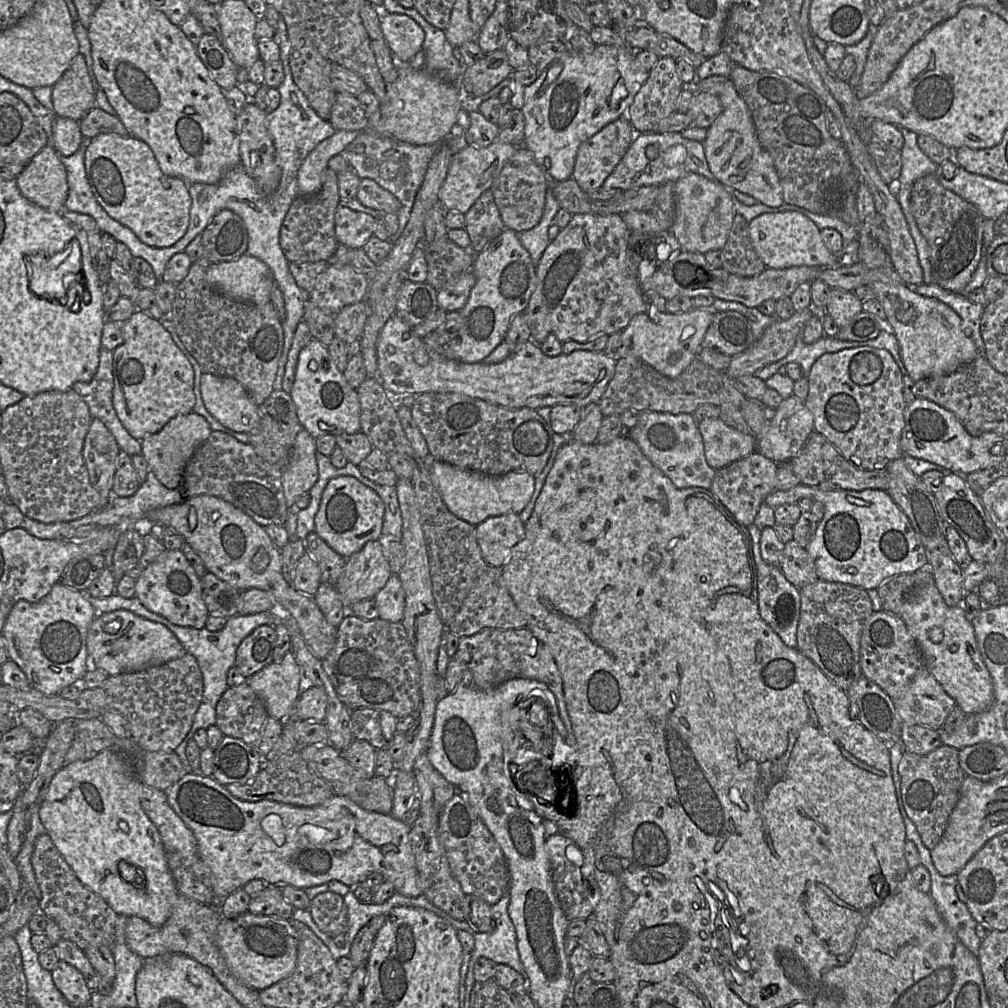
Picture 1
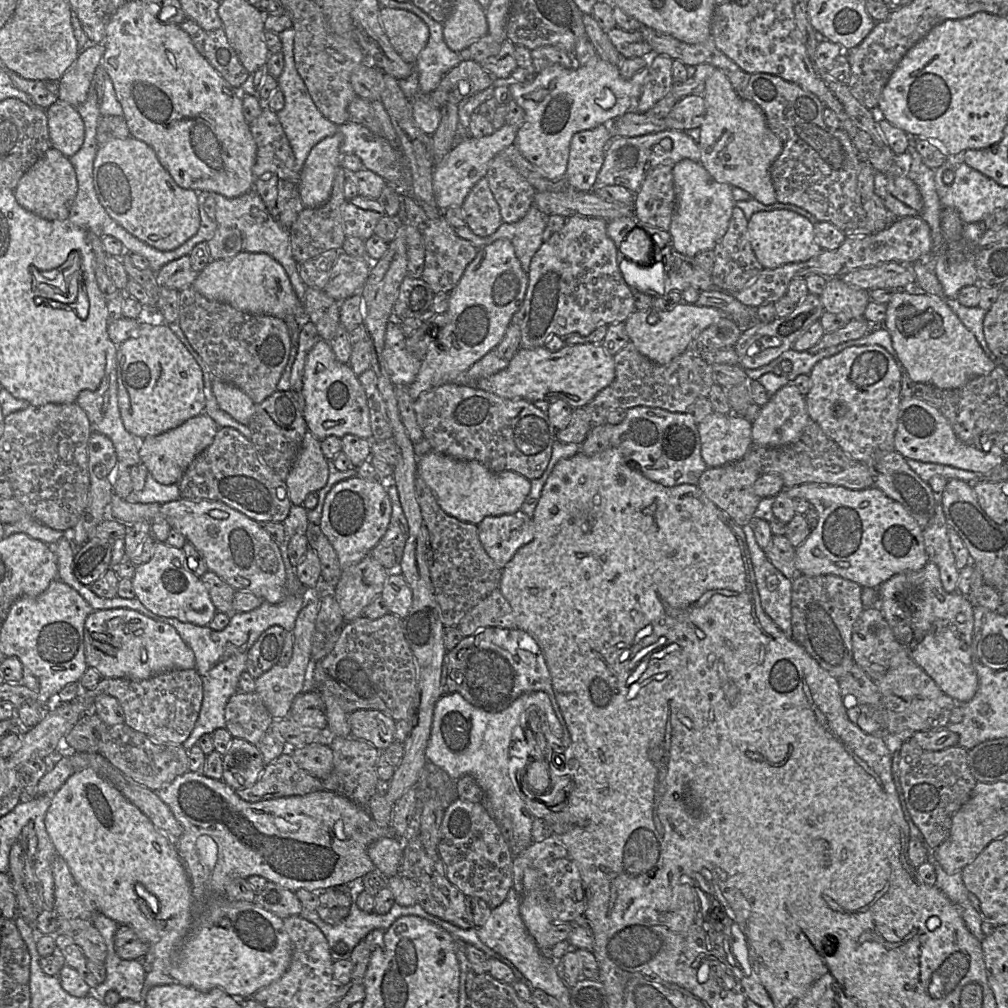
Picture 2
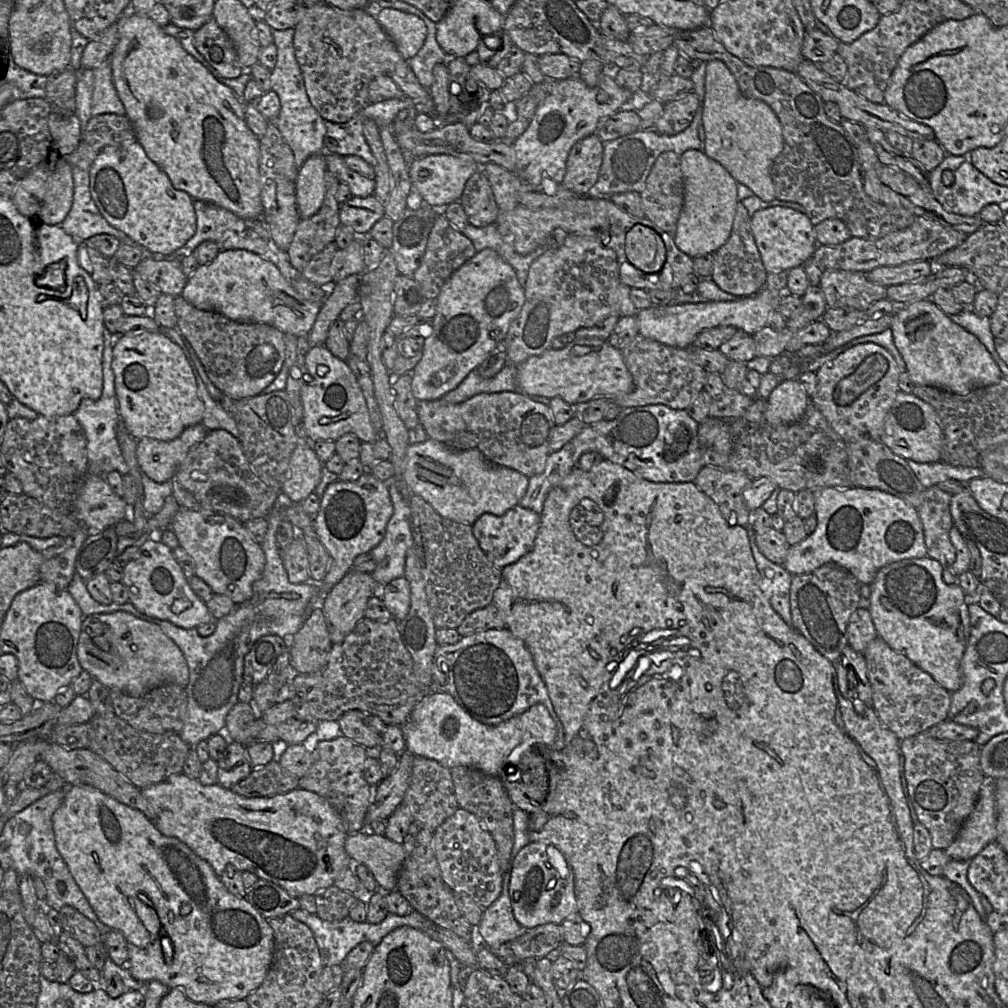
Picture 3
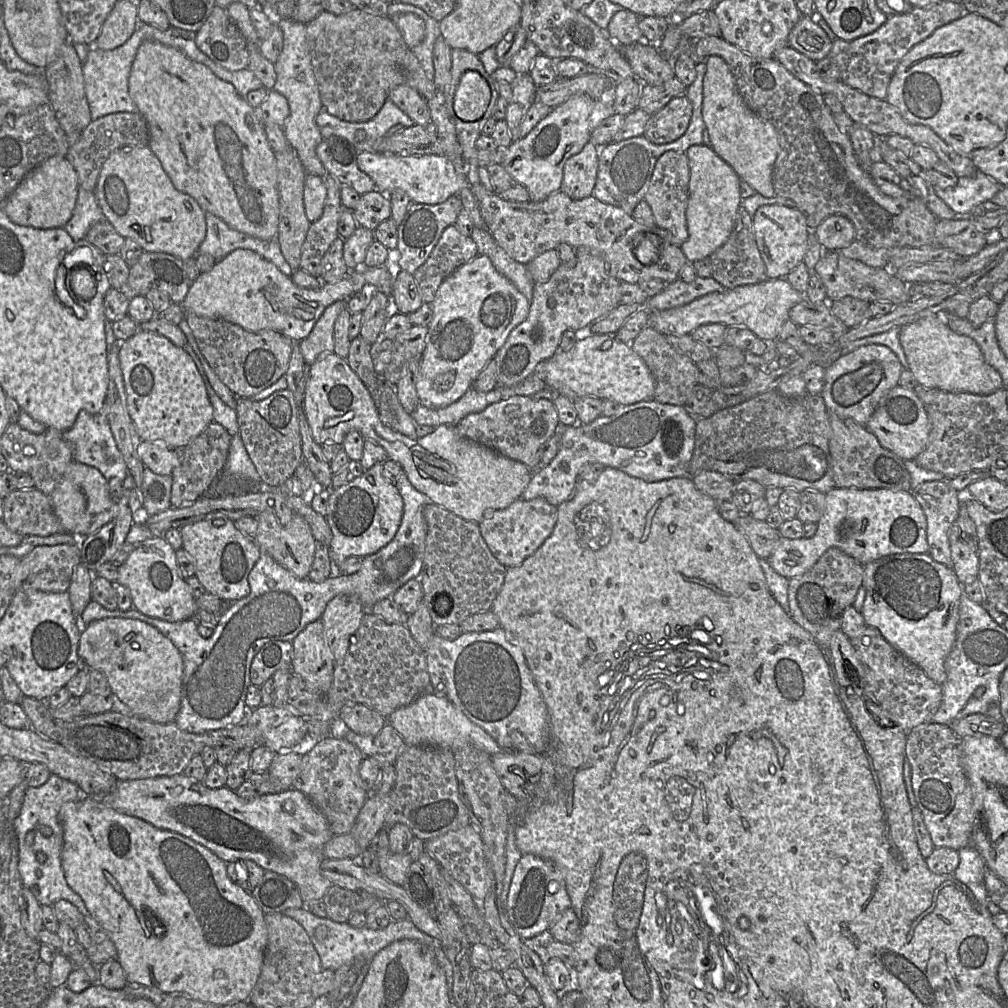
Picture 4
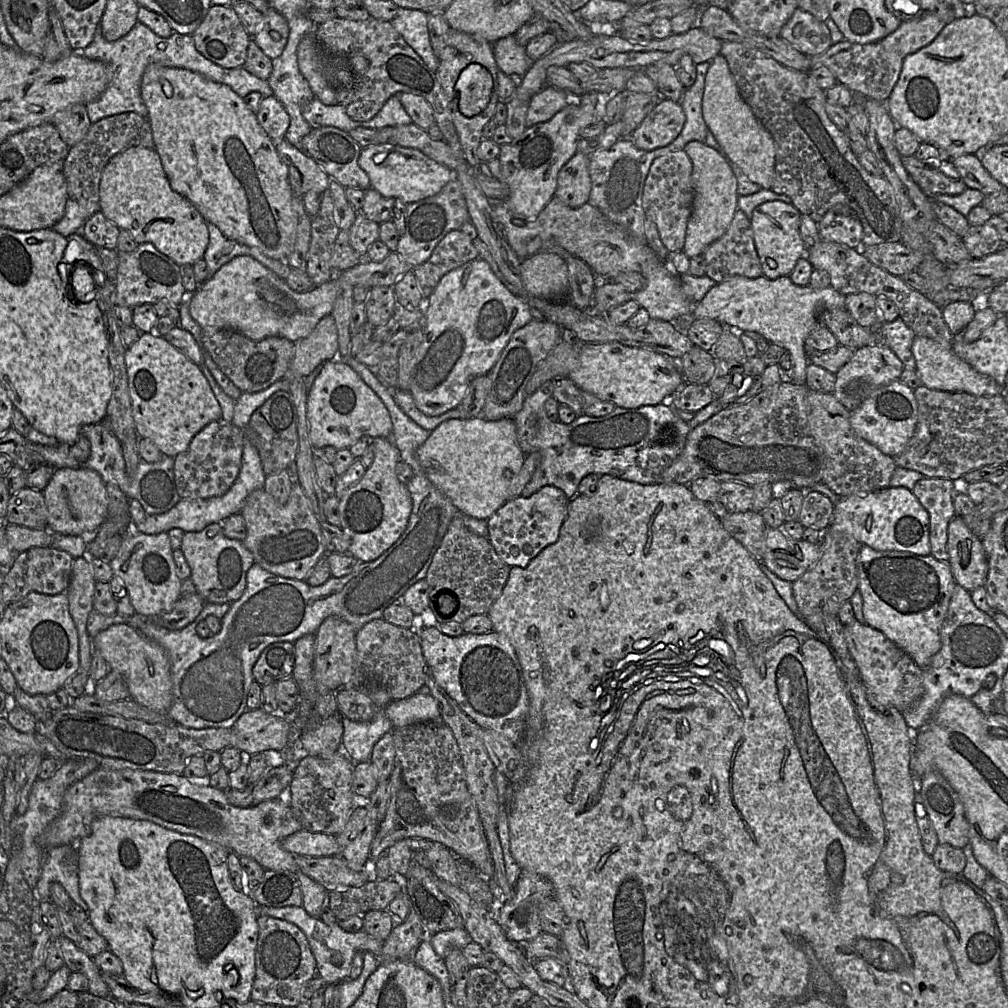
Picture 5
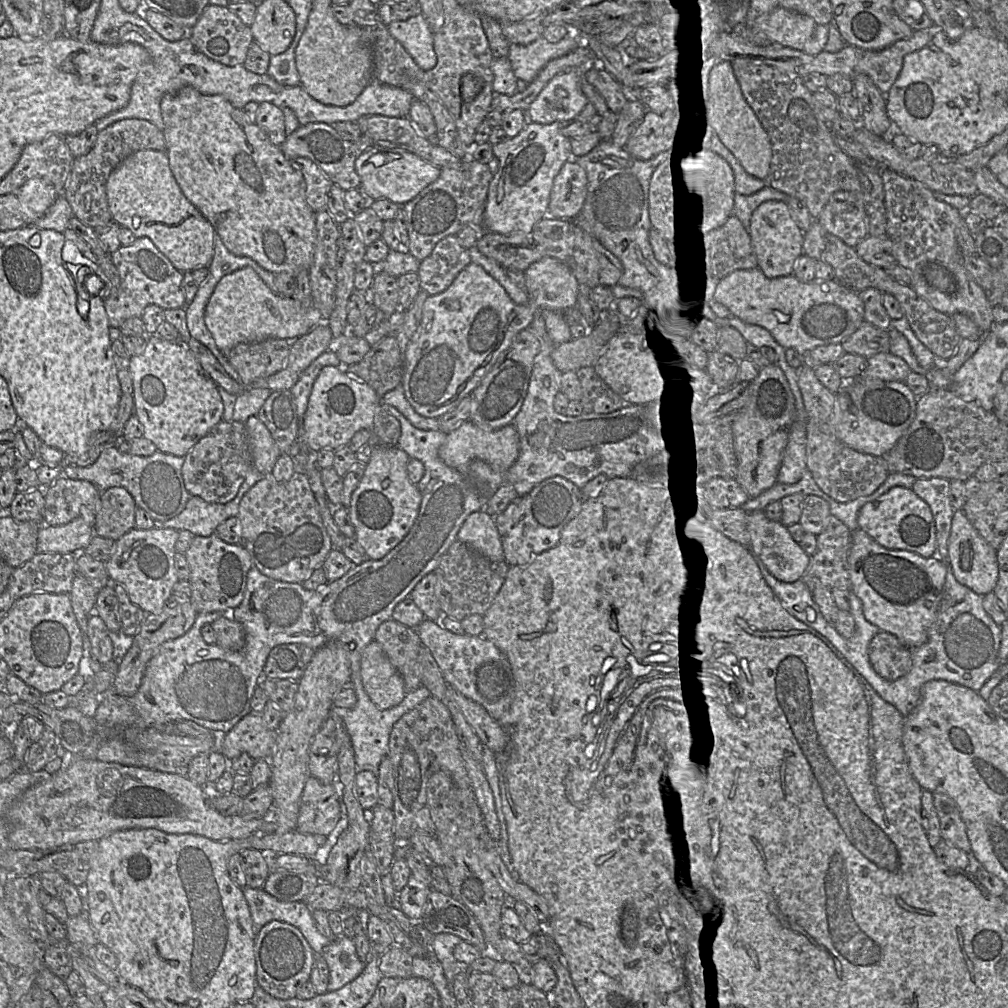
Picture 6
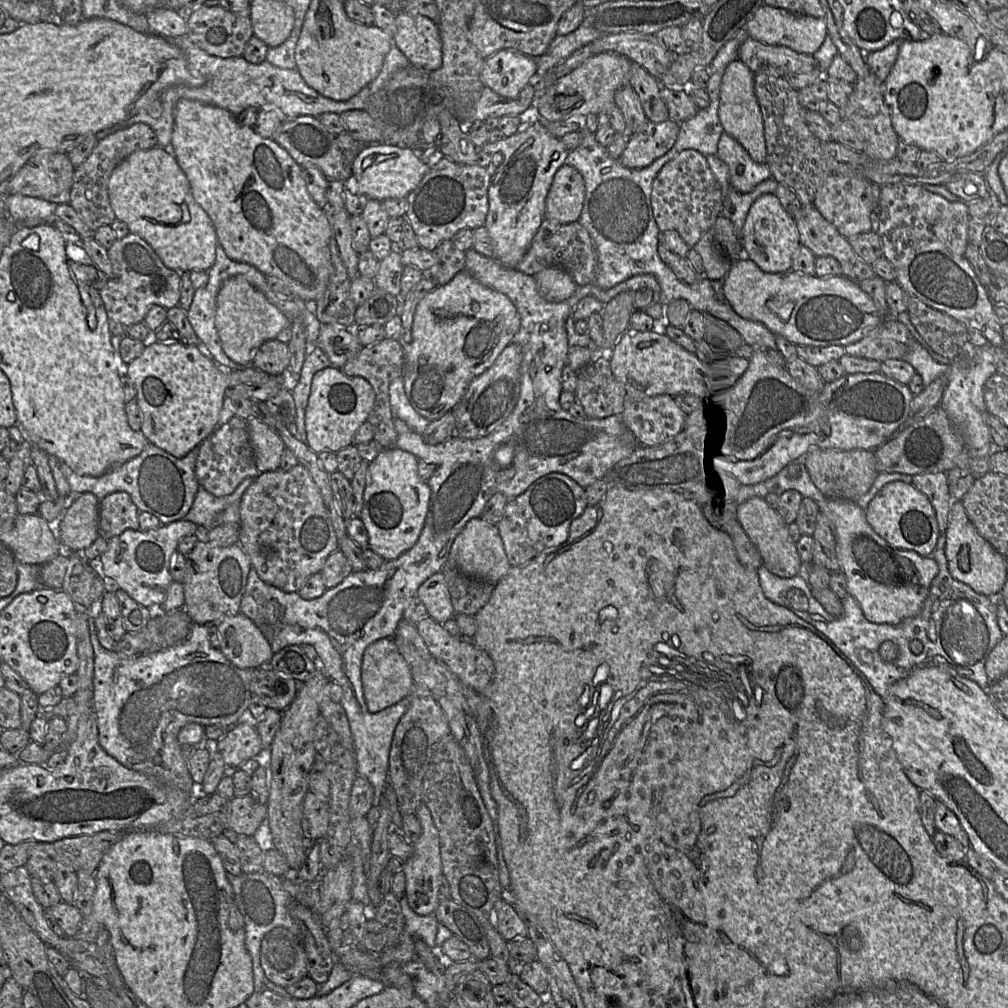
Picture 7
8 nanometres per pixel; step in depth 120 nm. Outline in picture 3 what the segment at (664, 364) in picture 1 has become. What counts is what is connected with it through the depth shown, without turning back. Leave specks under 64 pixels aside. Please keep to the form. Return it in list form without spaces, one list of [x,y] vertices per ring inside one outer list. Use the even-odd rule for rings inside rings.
[[[762,288],[752,296],[741,297],[734,301],[711,301],[701,303],[685,303],[661,307],[649,307],[637,311],[639,335],[653,339],[664,345],[675,348],[687,348],[693,345],[695,338],[703,331],[718,326],[733,326],[753,335],[767,326],[770,312],[777,310],[783,293]]]

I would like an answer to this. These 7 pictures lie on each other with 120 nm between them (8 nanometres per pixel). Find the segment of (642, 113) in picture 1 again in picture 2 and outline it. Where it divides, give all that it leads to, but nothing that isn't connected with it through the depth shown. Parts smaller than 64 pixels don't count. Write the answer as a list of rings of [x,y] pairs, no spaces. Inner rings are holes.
[[[667,54],[652,55],[649,57],[649,74],[637,101],[638,112],[647,112],[659,100],[670,93],[674,83],[672,64],[673,59]]]

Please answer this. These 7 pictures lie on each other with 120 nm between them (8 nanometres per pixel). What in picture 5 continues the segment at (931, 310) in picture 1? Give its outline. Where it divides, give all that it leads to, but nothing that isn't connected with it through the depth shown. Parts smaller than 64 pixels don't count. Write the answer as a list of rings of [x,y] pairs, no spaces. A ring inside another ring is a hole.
[[[916,336],[911,346],[915,358],[915,372],[923,386],[929,389],[966,392],[975,396],[994,396],[1004,394],[1006,386],[998,384],[992,377],[973,369],[967,362],[956,355],[952,347],[922,336]]]

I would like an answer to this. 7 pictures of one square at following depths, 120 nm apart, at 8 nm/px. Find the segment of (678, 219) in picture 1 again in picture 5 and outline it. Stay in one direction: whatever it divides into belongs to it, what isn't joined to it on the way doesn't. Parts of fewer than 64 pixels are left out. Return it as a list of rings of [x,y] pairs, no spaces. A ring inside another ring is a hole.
[[[690,141],[684,149],[692,162],[694,200],[688,220],[683,252],[688,258],[702,255],[707,247],[719,239],[729,227],[738,209],[737,179],[731,165],[716,149],[704,142]]]

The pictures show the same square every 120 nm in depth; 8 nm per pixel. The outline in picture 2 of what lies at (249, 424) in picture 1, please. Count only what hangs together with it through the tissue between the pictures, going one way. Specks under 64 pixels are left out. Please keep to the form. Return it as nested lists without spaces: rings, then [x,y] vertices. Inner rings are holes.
[[[214,379],[212,392],[221,410],[229,414],[237,422],[248,425],[255,411],[255,403],[238,387]]]

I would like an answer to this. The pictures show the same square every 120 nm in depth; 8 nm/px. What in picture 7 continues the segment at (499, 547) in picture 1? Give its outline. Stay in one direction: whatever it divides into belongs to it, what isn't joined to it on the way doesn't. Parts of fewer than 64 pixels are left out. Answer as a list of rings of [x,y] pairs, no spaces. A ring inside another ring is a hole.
[[[557,472],[540,477],[522,494],[508,500],[497,528],[509,564],[523,566],[545,549],[563,544],[568,538],[571,522],[584,512],[587,505],[585,488]]]

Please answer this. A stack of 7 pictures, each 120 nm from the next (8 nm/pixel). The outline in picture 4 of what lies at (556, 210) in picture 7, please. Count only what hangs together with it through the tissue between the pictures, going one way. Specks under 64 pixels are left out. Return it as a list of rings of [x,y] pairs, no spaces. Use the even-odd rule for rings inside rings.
[[[591,142],[568,158],[563,169],[561,191],[573,200],[581,200],[592,195],[598,172],[600,148]]]

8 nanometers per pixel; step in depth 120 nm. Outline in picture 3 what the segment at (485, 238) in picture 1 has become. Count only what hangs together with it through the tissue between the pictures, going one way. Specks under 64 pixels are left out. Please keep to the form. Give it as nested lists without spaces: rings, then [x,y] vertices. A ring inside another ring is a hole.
[[[483,169],[476,171],[467,180],[459,203],[470,225],[484,227],[495,222],[499,209]]]

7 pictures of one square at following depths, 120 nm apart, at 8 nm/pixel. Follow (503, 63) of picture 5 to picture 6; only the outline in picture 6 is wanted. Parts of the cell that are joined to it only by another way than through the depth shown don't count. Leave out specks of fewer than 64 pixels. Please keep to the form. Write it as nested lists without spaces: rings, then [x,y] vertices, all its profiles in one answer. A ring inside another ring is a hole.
[[[567,26],[567,28],[568,28],[567,34],[559,42],[556,43],[551,43],[547,41],[545,38],[539,37],[535,41],[527,45],[510,44],[507,57],[511,63],[511,67],[515,76],[518,79],[526,81],[527,83],[532,82],[535,79],[535,77],[538,75],[538,73],[544,68],[544,66],[549,61],[564,56],[569,52],[571,52],[572,50],[576,49],[577,47],[584,45],[584,39],[585,39],[584,36],[591,36],[591,35],[582,35],[581,31],[575,27]]]

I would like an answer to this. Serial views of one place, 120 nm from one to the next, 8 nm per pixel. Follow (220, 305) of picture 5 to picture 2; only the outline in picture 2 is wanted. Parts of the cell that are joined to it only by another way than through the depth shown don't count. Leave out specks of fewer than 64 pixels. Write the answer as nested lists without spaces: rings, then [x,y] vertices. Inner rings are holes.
[[[241,251],[232,258],[212,260],[198,273],[192,287],[208,300],[228,304],[244,313],[271,315],[282,320],[292,315],[300,327],[309,321],[284,268],[265,253]]]

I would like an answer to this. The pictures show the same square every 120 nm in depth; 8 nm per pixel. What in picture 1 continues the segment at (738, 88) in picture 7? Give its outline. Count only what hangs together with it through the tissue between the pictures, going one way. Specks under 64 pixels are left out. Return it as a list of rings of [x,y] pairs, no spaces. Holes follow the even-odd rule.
[[[728,79],[724,89],[718,94],[722,112],[707,128],[704,146],[705,157],[710,171],[725,187],[732,187],[754,197],[758,203],[769,207],[784,204],[783,190],[774,167],[771,154],[760,144],[751,112],[737,93],[734,83]]]

